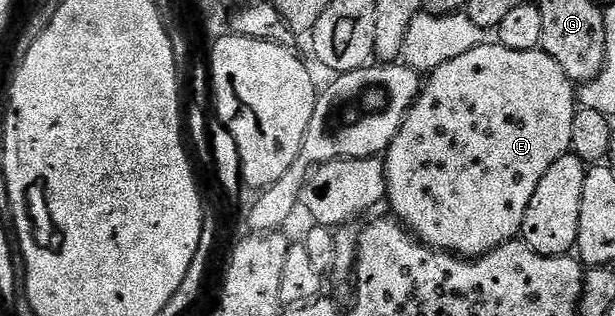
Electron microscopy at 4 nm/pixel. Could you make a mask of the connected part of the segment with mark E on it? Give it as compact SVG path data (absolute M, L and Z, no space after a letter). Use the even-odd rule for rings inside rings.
M486 43L467 51L467 55L459 55L459 59L451 59L451 63L443 63L443 67L434 69L428 74L423 88L409 114L403 119L395 139L389 144L384 154L385 192L387 205L390 205L392 216L400 221L414 237L430 249L440 249L442 253L456 253L458 257L472 259L482 257L509 241L518 240L523 227L523 215L527 215L527 206L531 204L531 195L535 195L535 187L539 187L539 179L547 175L551 163L559 156L557 149L557 77L559 70L551 55L542 53L540 48L531 51L511 51L499 43Z

